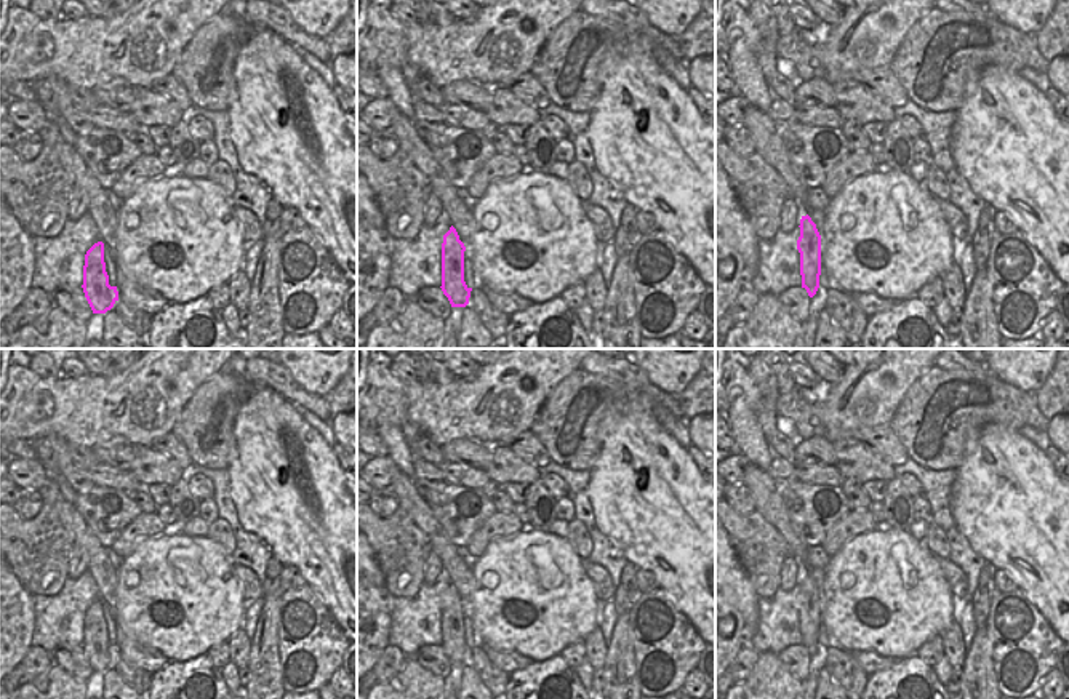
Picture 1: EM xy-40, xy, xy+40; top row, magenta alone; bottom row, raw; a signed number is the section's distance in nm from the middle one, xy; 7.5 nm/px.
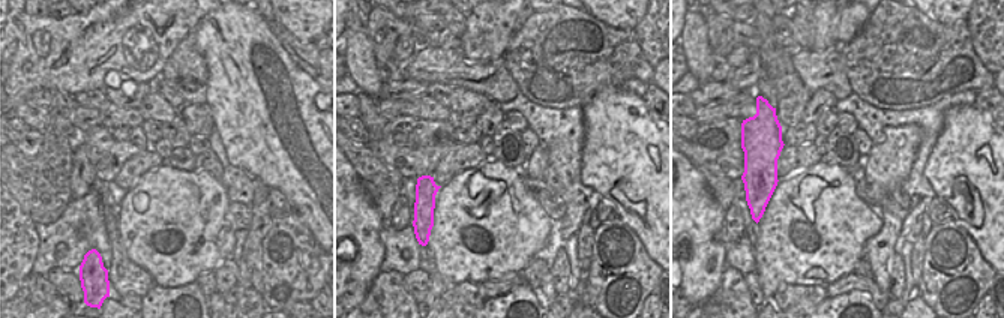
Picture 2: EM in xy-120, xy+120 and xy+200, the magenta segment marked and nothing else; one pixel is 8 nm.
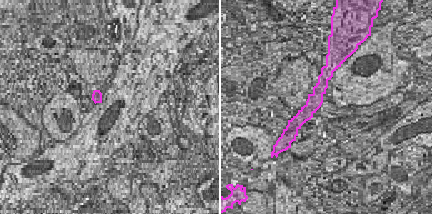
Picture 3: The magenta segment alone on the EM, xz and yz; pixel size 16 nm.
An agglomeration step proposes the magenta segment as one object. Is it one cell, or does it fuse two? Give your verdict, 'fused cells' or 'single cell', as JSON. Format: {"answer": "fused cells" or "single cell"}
{"answer": "single cell"}

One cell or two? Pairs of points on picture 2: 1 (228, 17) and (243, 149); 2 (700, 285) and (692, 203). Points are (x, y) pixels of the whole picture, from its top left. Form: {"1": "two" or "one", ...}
{"1": "one", "2": "one"}

